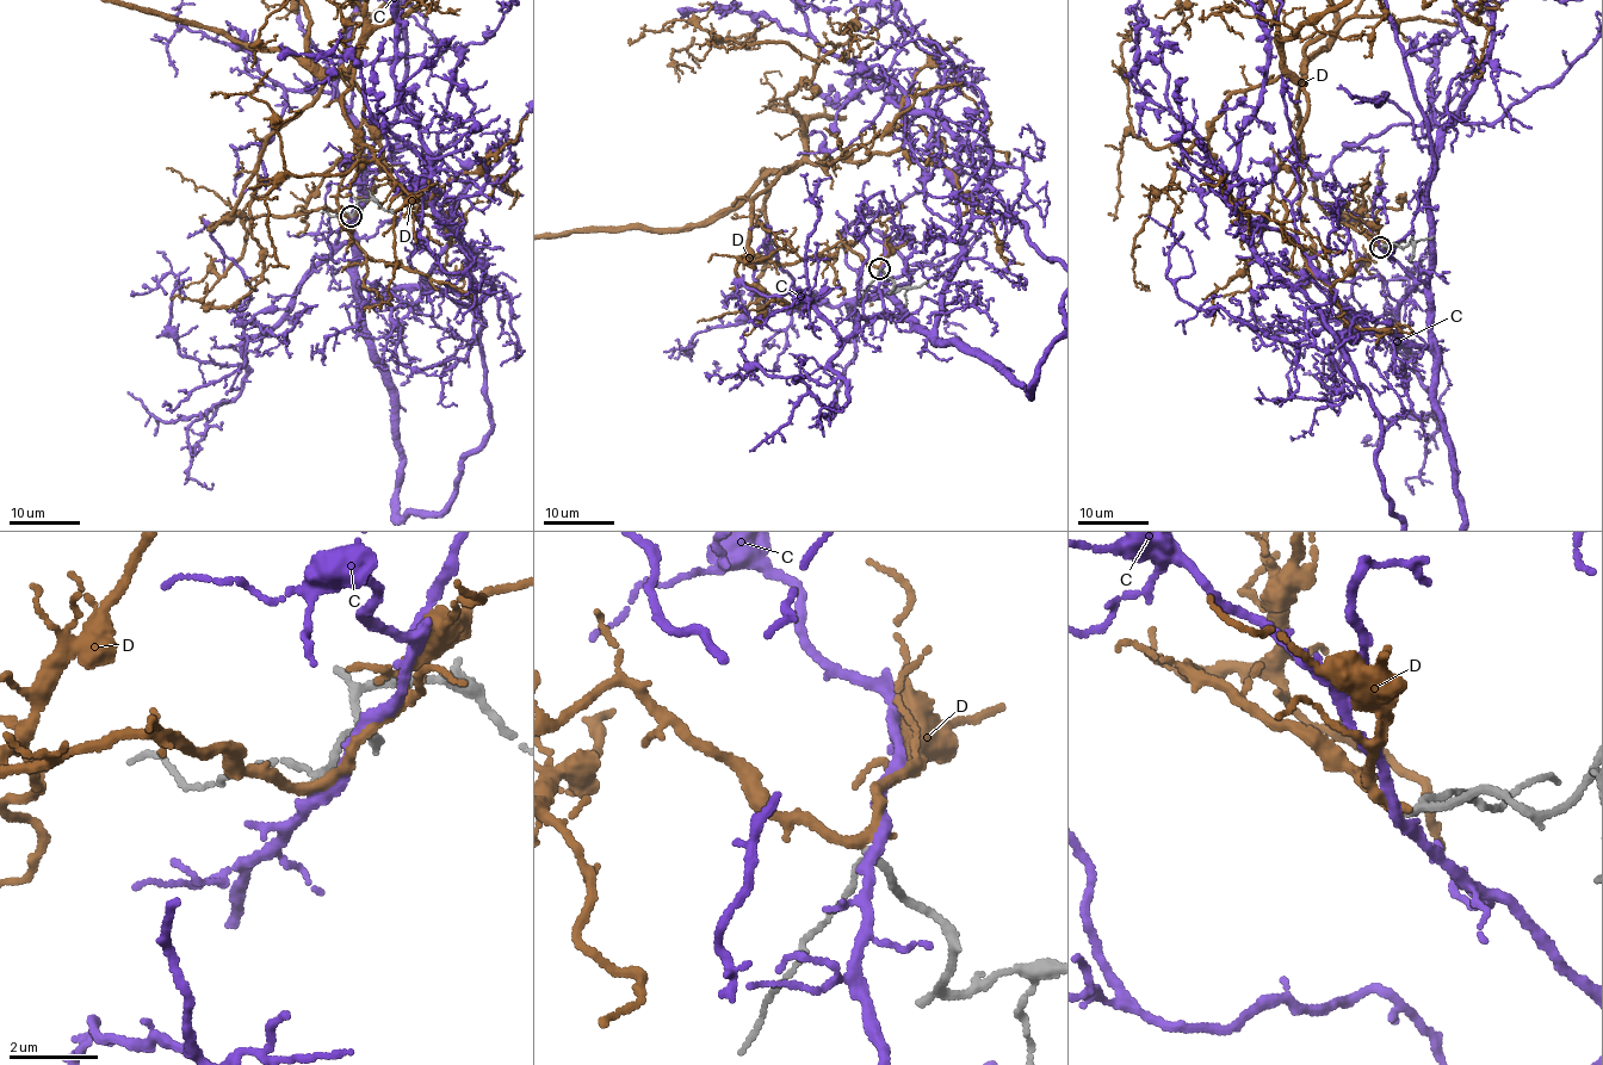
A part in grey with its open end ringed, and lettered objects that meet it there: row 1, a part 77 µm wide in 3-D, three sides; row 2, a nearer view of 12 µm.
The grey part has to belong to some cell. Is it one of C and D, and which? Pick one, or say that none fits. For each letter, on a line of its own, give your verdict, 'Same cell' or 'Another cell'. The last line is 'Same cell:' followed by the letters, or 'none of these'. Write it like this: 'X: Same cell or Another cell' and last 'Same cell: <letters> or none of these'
C: Another cell
D: Same cell
Same cell: D

